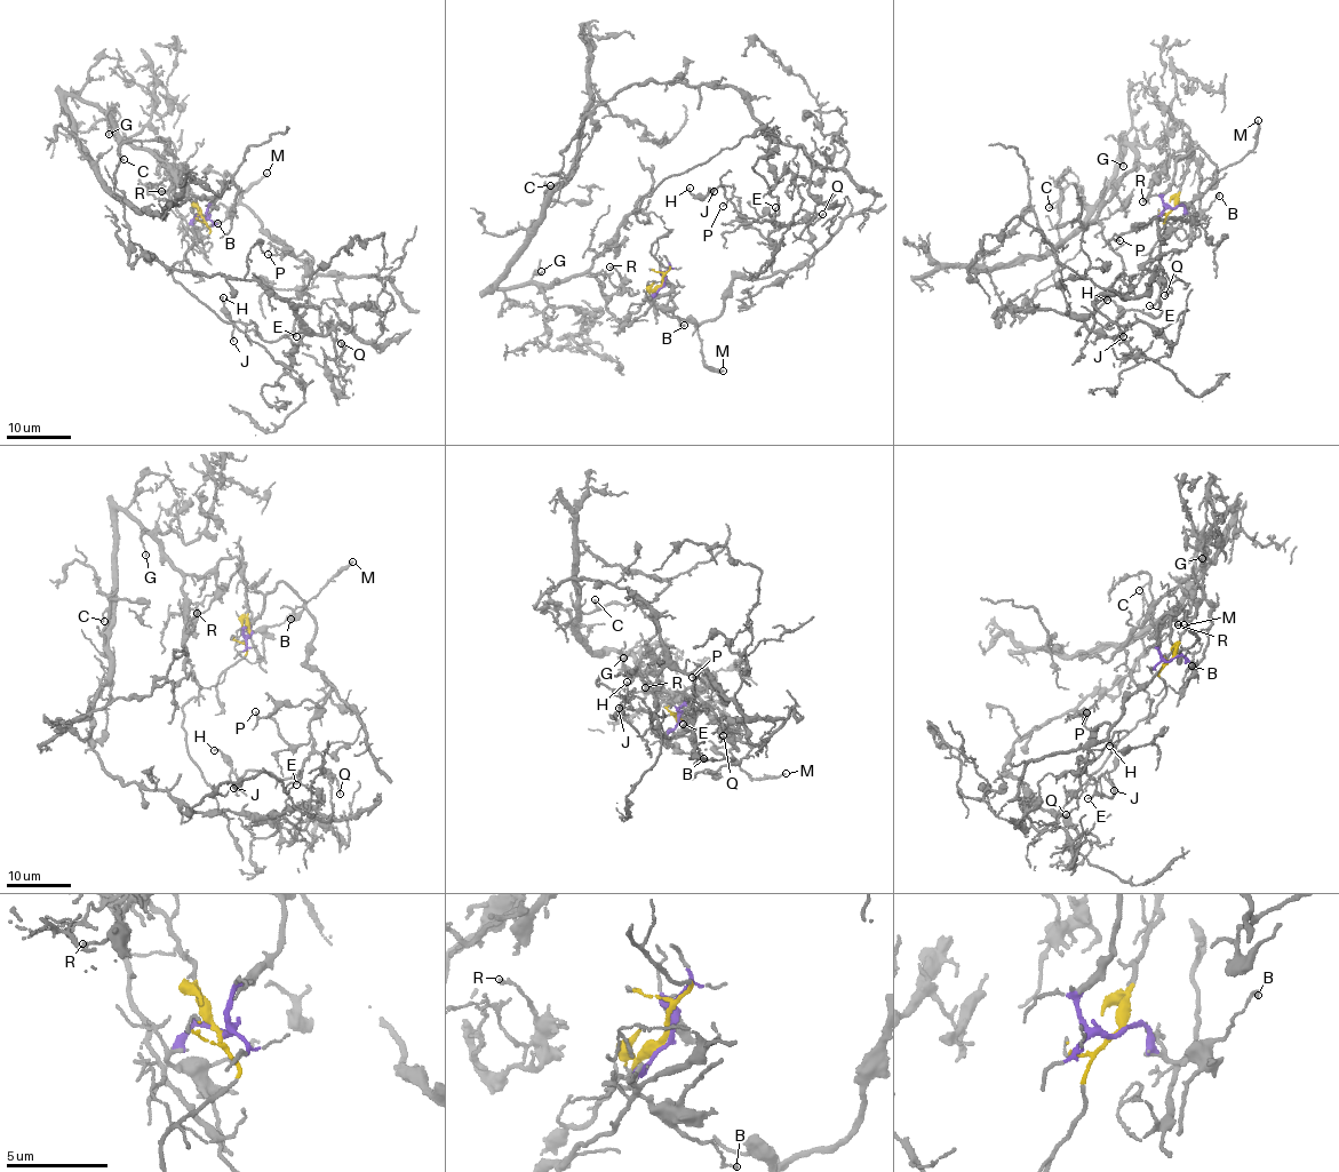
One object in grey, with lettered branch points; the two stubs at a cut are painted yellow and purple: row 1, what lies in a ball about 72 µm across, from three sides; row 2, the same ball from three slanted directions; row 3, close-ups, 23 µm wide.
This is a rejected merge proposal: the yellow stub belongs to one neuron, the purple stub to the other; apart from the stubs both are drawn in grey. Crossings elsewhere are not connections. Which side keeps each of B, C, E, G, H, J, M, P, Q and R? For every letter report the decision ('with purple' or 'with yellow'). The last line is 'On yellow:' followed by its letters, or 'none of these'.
B: with purple
C: with yellow
E: with purple
G: with yellow
H: with purple
J: with purple
M: with purple
P: with purple
Q: with purple
R: with yellow
On yellow: C, G, R

